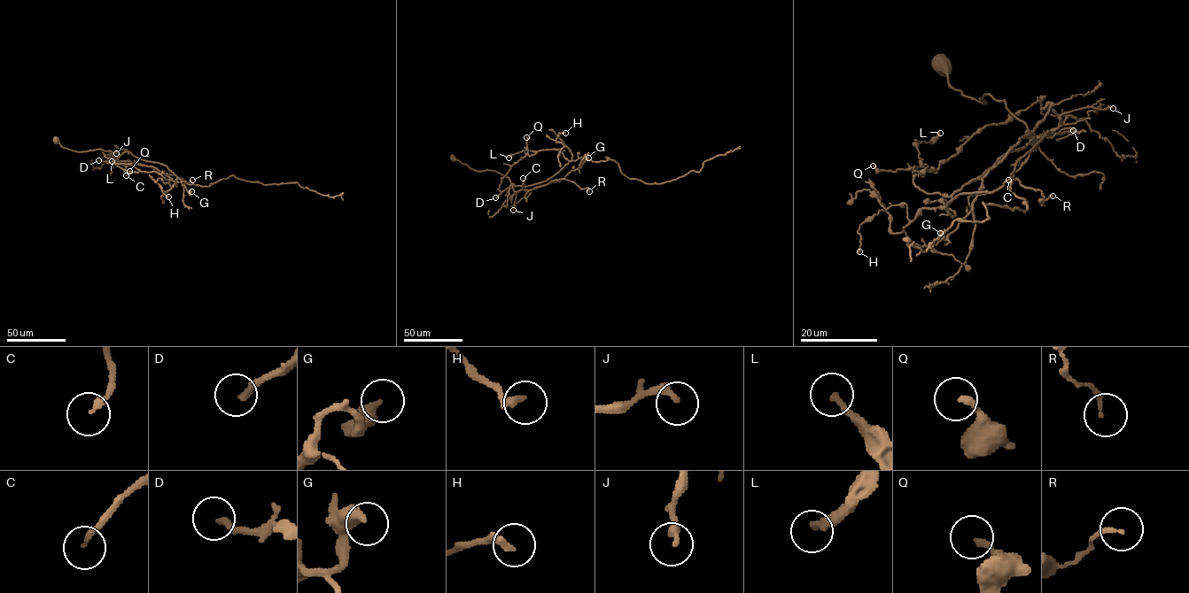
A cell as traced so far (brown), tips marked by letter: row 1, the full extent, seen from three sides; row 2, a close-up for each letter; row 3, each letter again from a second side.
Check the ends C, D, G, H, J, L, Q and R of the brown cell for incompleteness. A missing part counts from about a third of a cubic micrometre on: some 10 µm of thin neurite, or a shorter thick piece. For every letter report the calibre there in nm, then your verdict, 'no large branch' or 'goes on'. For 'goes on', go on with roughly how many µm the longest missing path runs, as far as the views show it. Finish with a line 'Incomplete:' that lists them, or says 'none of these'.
C: calibre 180 nm; no large branch
D: calibre 220 nm; goes on; missing 50 µm
G: calibre 440 nm; no large branch
H: calibre 280 nm; no large branch
J: calibre 260 nm; no large branch
L: calibre 240 nm; no large branch
Q: calibre 220 nm; no large branch
R: calibre 140 nm; no large branch
Incomplete: D

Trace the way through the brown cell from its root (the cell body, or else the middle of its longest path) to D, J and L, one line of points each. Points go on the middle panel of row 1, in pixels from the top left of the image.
D: (454, 157), (476, 171), (490, 170), (508, 176), (512, 183), (495, 197)
J: (454, 157), (476, 171), (490, 170), (508, 176), (516, 195), (513, 210)
L: (454, 157), (525, 186), (548, 179), (569, 161), (559, 150), (523, 150), (509, 157)

